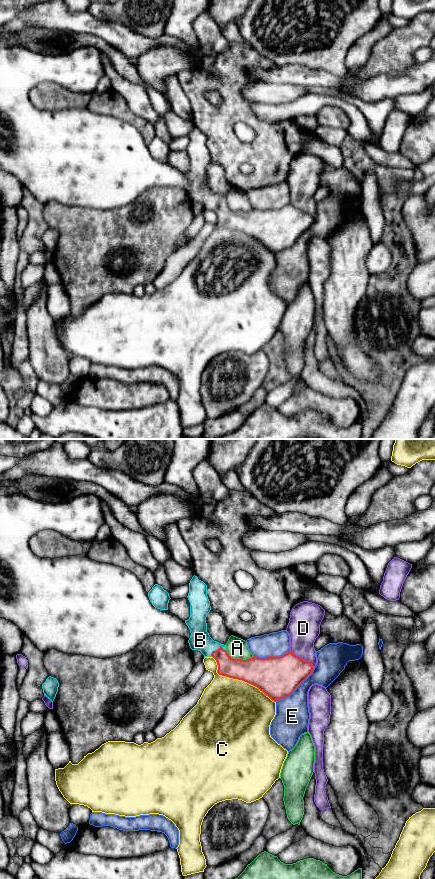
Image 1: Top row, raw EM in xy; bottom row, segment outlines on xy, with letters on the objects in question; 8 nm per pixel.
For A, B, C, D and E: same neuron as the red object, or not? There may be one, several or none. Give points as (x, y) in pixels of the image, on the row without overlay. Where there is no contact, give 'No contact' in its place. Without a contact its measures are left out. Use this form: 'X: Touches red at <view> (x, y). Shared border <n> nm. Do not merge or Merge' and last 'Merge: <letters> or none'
A: Touches red at xy (238, 211). Shared border 240 nm. Do not merge
B: Touches red at xy (218, 201). Shared border 140 nm. Merge
C: Touches red at xy (238, 231). Shared border 650 nm. Do not merge
D: Touches red at xy (302, 211). Shared border 240 nm. Do not merge
E: Touches red at xy (295, 241). Shared border 420 nm. Do not merge
Merge: B

